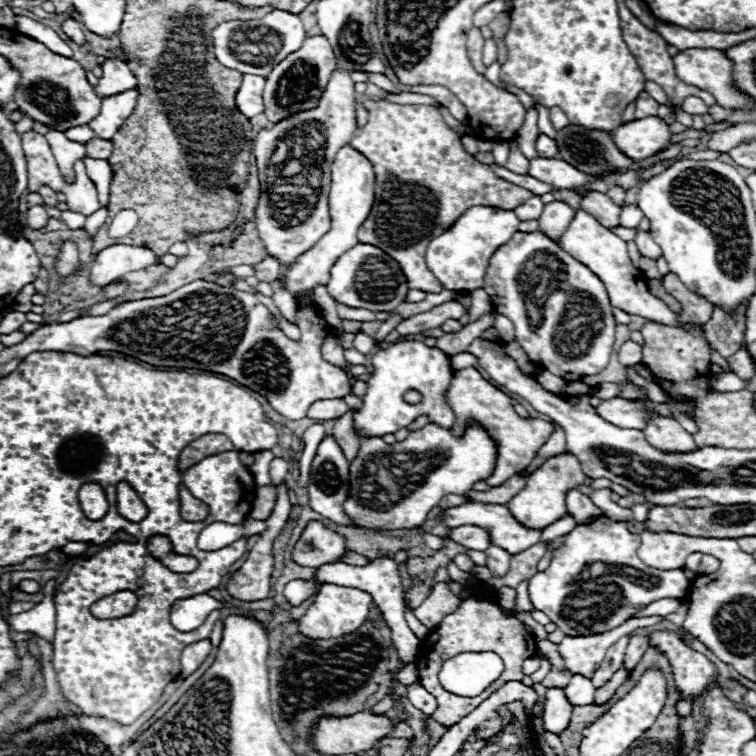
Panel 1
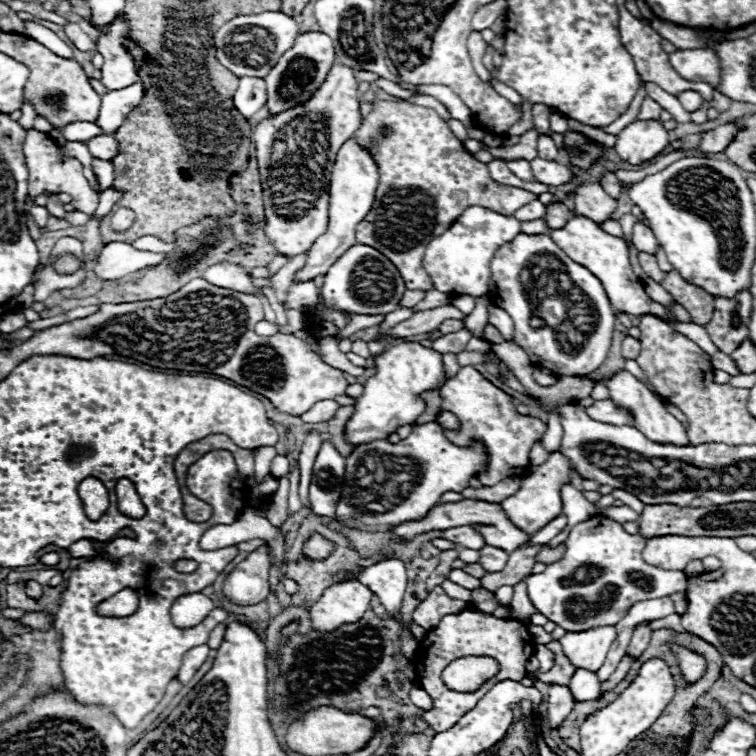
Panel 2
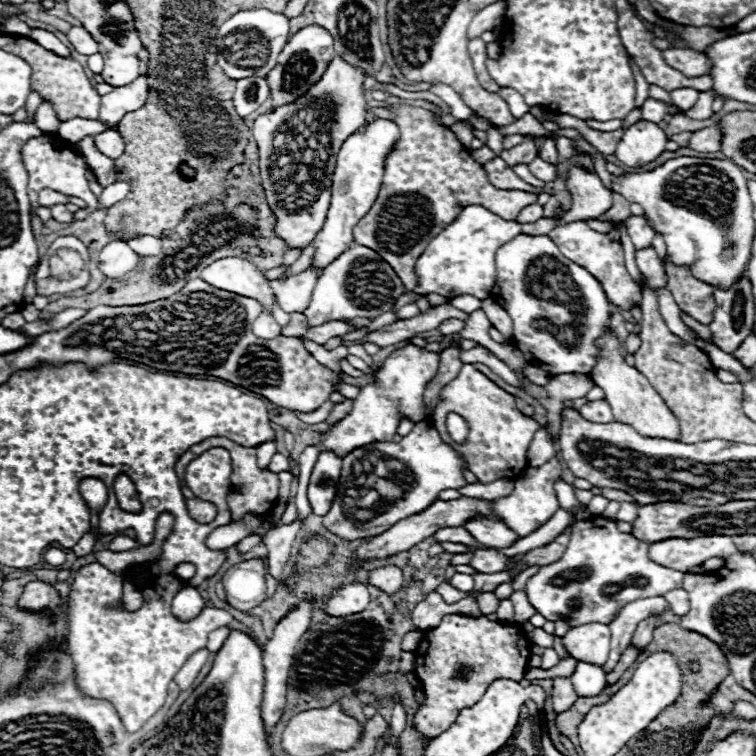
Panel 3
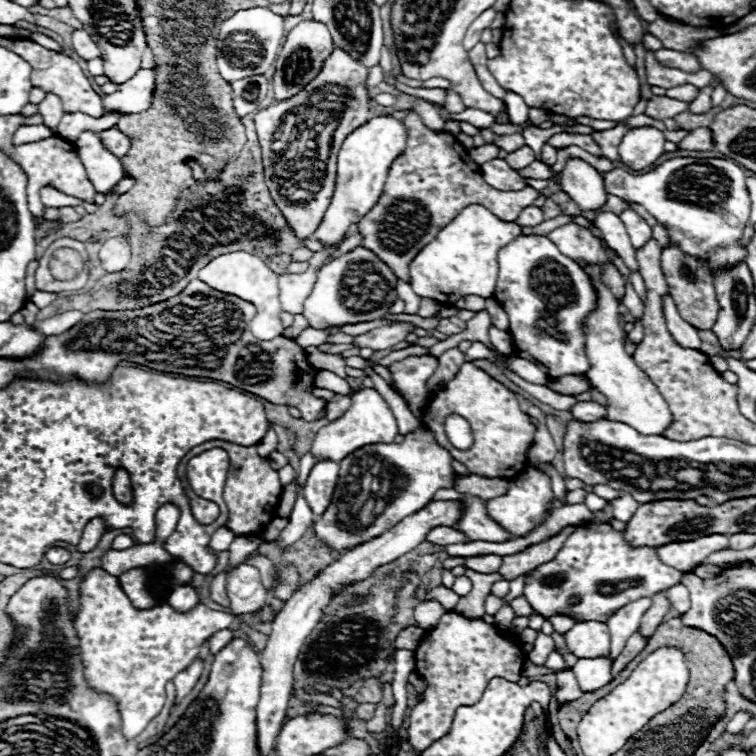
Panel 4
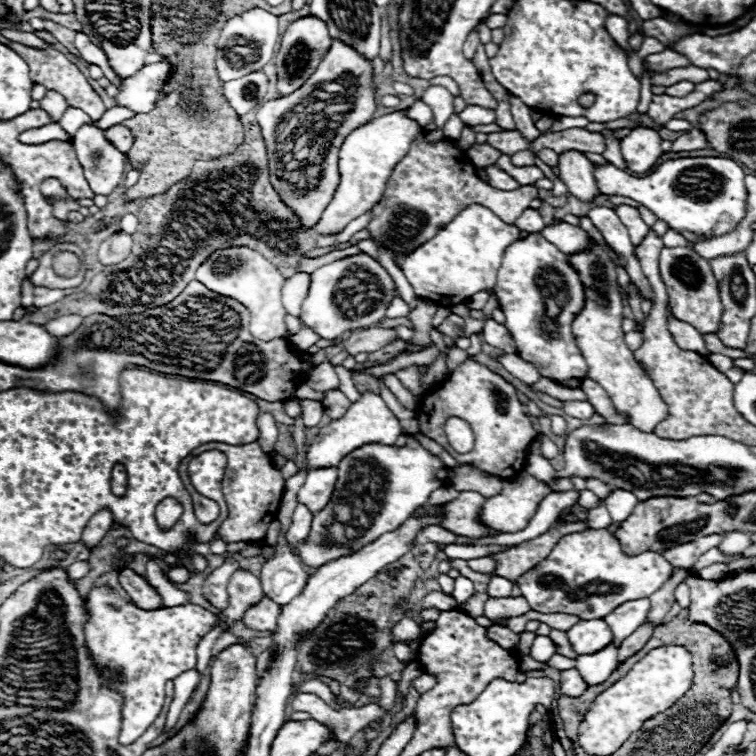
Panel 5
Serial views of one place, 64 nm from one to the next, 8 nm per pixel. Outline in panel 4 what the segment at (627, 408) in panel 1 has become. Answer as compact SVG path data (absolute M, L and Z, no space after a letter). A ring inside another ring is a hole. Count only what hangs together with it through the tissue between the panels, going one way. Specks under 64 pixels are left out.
M578 402L576 406L570 408L570 412L574 418L578 418L582 422L596 422L600 418L606 418L606 410L594 402Z

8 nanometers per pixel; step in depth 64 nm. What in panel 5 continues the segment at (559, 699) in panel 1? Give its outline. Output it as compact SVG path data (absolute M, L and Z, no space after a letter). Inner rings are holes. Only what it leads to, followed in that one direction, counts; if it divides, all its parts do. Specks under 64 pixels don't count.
M576 668L562 672L562 676L560 676L560 694L580 696L584 690L586 690L586 682L582 680L582 676Z

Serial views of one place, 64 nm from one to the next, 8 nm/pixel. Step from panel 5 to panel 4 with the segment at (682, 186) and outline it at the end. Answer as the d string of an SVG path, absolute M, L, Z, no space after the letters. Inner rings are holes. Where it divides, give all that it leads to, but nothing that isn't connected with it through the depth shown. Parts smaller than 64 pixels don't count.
M672 158L640 176L614 168L604 172L602 180L608 194L642 204L666 226L668 236L674 238L686 254L706 260L712 270L746 258L746 248L736 246L736 240L742 236L750 216L750 198L746 176L736 162L722 158Z

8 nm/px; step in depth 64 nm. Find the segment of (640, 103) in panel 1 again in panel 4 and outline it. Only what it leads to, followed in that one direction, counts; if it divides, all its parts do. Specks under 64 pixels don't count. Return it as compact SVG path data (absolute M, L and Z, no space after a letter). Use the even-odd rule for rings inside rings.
M652 96L652 100L646 106L646 114L656 120L666 120L666 118L674 118L676 114L684 112L688 106L690 102L670 100L668 96Z

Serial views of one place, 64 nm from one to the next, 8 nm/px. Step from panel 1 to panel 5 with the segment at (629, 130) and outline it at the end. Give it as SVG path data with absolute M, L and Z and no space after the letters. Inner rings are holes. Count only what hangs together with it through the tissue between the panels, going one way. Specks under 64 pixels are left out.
M634 128L622 142L620 150L626 160L626 166L632 172L648 172L662 154L662 138L656 130Z

